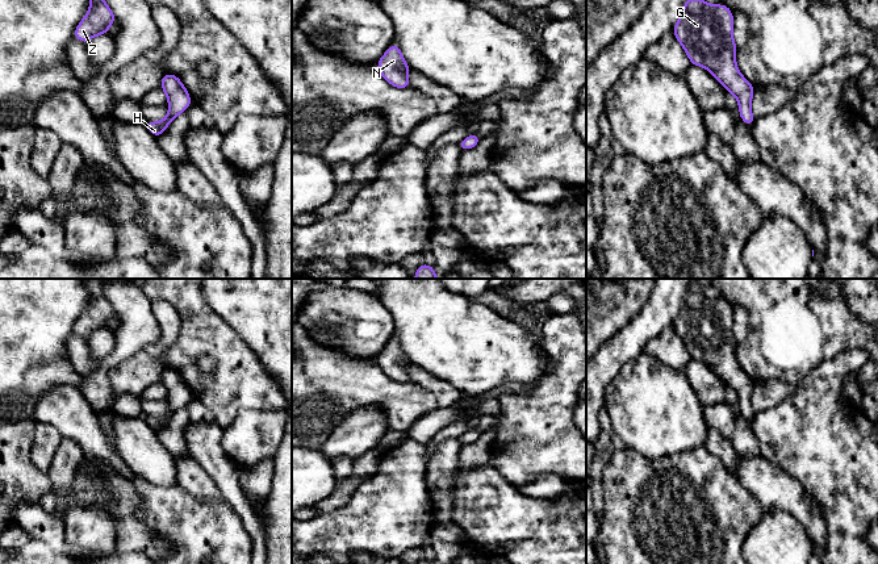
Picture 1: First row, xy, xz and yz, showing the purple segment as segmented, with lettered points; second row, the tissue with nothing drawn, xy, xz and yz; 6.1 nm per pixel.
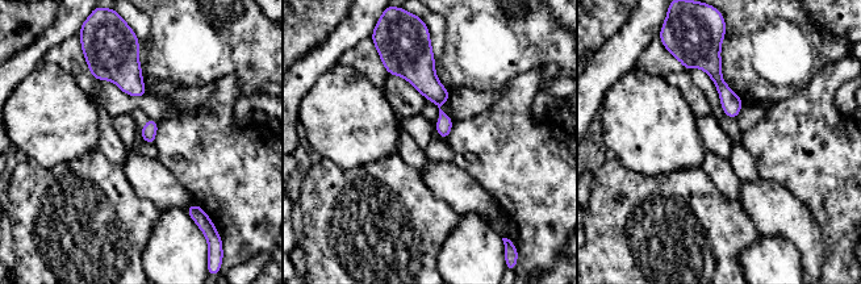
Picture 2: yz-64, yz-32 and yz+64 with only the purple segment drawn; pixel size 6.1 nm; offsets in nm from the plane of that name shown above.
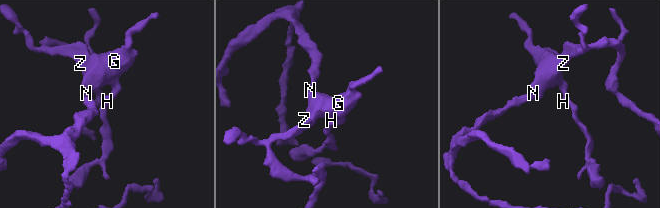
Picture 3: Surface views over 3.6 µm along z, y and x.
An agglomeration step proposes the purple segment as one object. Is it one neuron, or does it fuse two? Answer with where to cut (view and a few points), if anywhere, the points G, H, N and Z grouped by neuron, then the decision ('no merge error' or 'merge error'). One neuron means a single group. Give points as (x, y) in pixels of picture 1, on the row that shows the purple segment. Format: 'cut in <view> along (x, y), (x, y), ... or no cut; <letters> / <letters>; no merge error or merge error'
no cut; G H N Z; no merge error

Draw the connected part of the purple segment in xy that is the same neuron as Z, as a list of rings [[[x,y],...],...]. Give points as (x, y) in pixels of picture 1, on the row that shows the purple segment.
[[[91,0],[88,13],[78,24],[74,37],[87,43],[89,39],[109,33],[116,16],[104,0]]]

